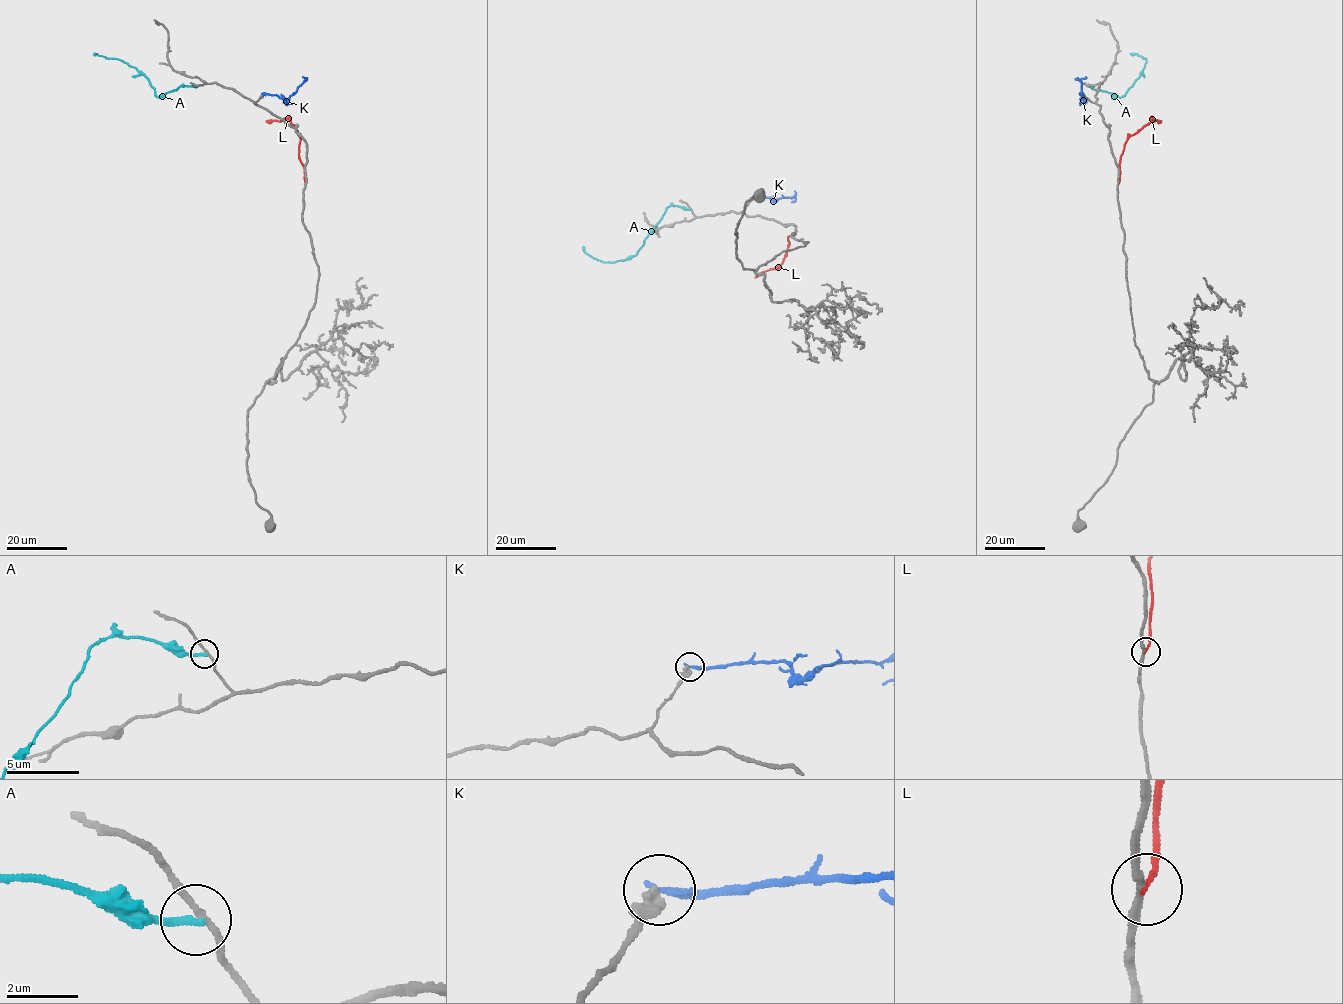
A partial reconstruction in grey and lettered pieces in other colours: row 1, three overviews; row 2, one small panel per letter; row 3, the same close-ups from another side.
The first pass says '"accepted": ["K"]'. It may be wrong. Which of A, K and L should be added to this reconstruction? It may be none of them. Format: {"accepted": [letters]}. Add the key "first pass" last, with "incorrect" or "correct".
{"accepted": [], "first pass": "incorrect"}

